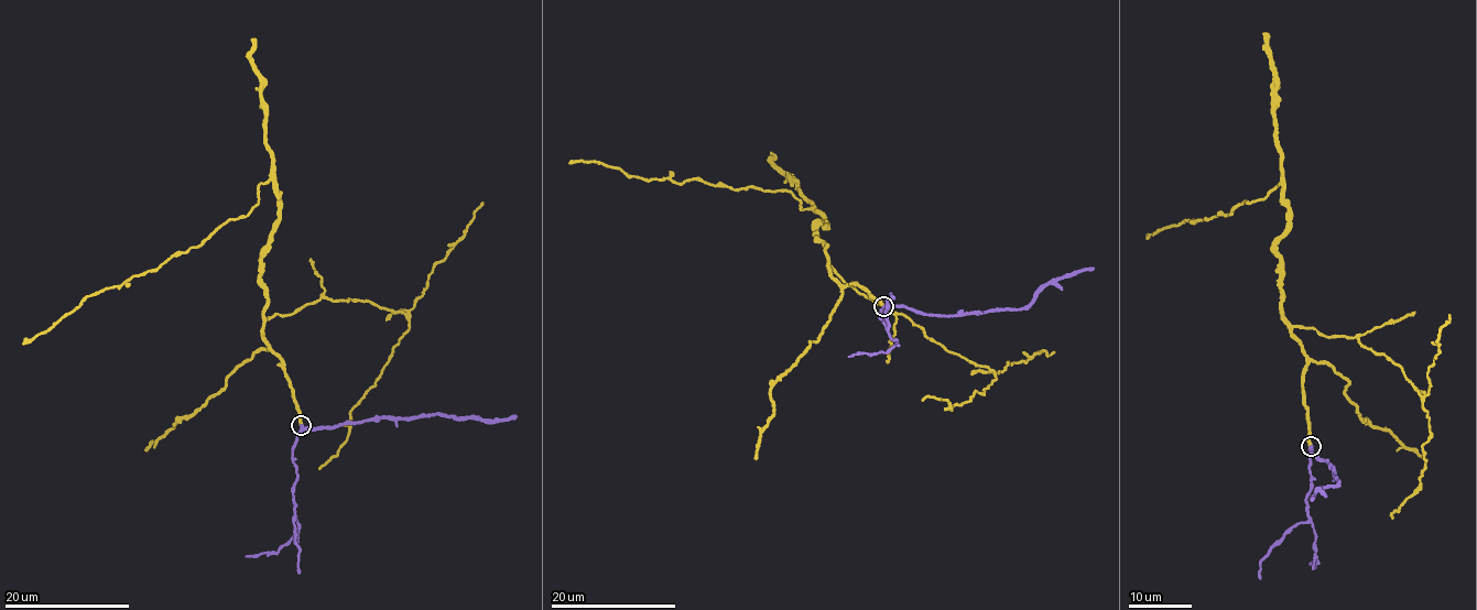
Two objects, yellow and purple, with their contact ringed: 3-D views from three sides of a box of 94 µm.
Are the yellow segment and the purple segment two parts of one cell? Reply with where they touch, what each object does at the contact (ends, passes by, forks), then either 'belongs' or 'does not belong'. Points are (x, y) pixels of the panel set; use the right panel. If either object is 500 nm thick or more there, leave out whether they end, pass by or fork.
place (1311, 446); yellow ends; purple passes by; belongs

